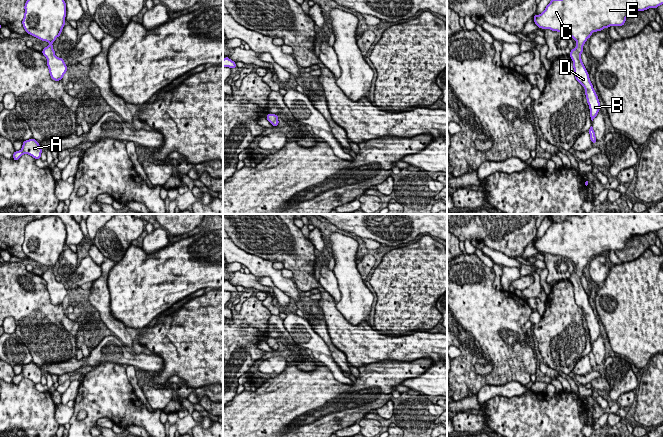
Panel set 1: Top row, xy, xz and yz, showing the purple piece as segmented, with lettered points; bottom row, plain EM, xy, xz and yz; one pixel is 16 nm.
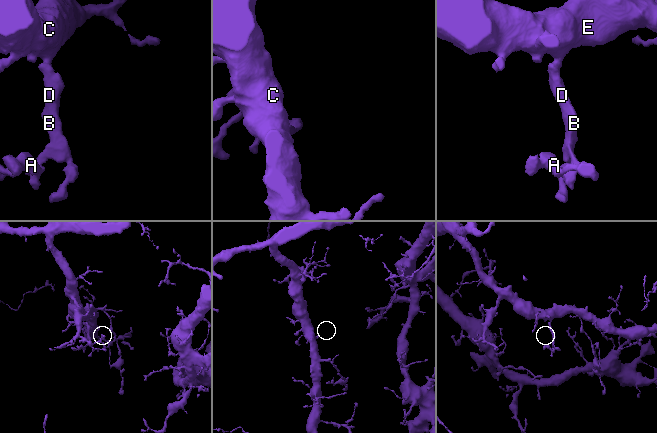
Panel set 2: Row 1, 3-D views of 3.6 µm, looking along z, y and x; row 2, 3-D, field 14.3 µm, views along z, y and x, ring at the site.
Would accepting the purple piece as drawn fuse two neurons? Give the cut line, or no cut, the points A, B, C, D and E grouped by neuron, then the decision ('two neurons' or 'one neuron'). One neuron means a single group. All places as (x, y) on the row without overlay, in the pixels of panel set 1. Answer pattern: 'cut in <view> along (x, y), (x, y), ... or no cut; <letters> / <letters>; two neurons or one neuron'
no cut; A B C D E; one neuron

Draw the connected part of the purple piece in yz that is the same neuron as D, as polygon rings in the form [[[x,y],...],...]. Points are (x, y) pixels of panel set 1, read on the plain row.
[[[585,214],[583,217],[571,215],[562,223],[553,222],[541,238],[533,240],[538,252],[566,257],[576,265],[577,269],[569,280],[573,285],[575,302],[585,313],[592,345],[600,335],[600,326],[581,283],[585,266],[593,256],[610,250],[623,250],[626,242],[635,235],[656,233],[662,228],[663,214]]]

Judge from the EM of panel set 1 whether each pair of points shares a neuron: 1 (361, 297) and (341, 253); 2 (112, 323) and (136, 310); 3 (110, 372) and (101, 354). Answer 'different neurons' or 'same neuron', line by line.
1: same neuron
2: different neurons
3: different neurons

